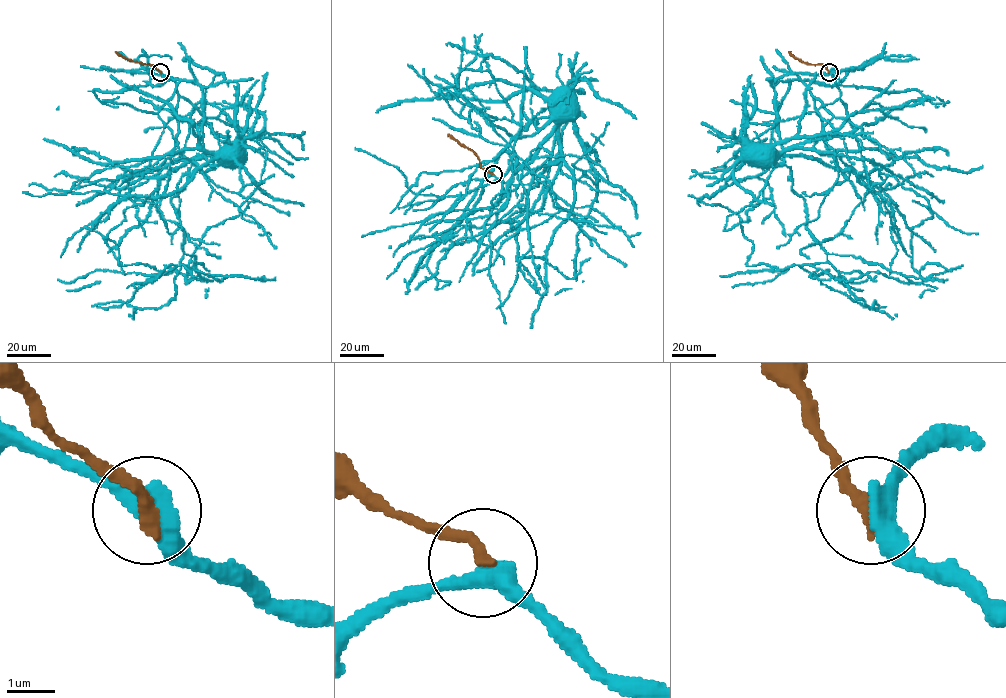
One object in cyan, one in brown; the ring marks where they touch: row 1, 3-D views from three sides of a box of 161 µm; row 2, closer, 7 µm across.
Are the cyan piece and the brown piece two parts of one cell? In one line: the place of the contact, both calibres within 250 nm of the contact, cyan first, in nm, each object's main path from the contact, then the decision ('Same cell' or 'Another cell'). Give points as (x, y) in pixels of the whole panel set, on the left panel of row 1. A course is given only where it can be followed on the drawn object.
Place: (160, 72). Thickness 440 nm (cyan) against 280 nm. Course of cyan: (160, 72), (205, 88), (207, 103), (226, 113), (243, 133), (243, 136), (235, 140), (230, 150). Course of brown: (160, 72), (154, 66), (125, 59), (115, 52). Same cell

